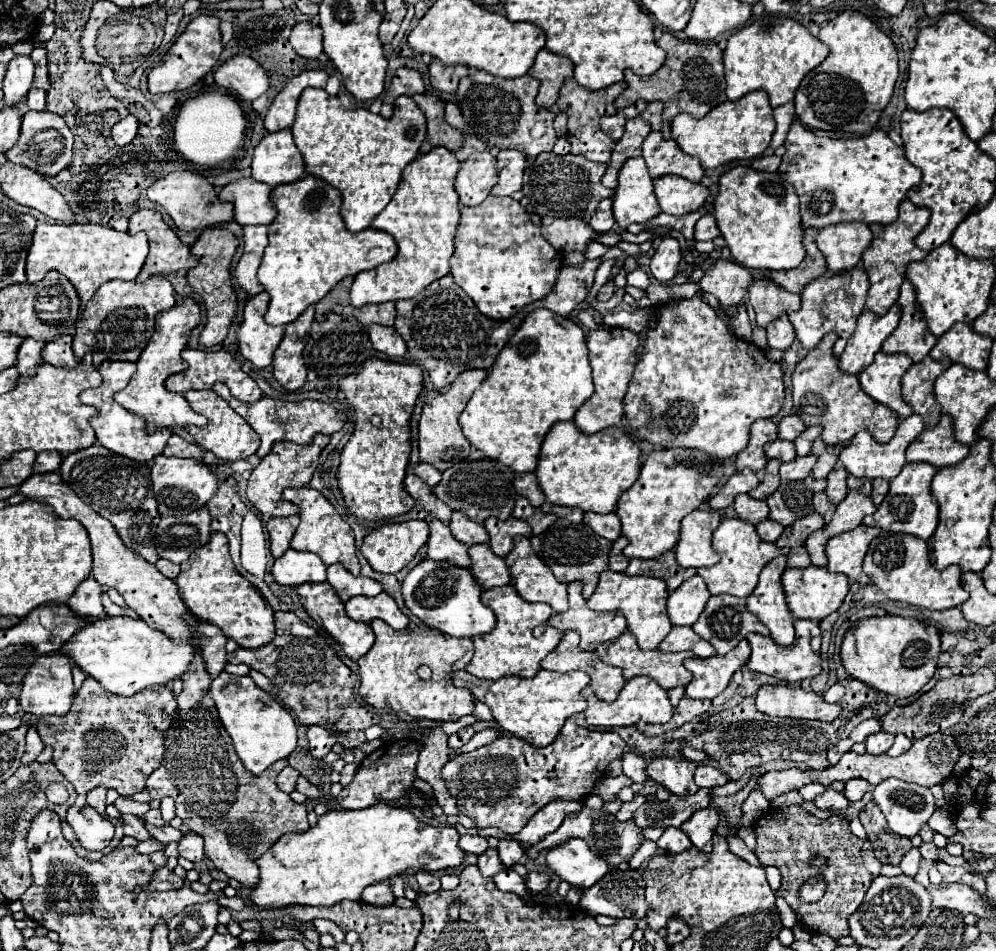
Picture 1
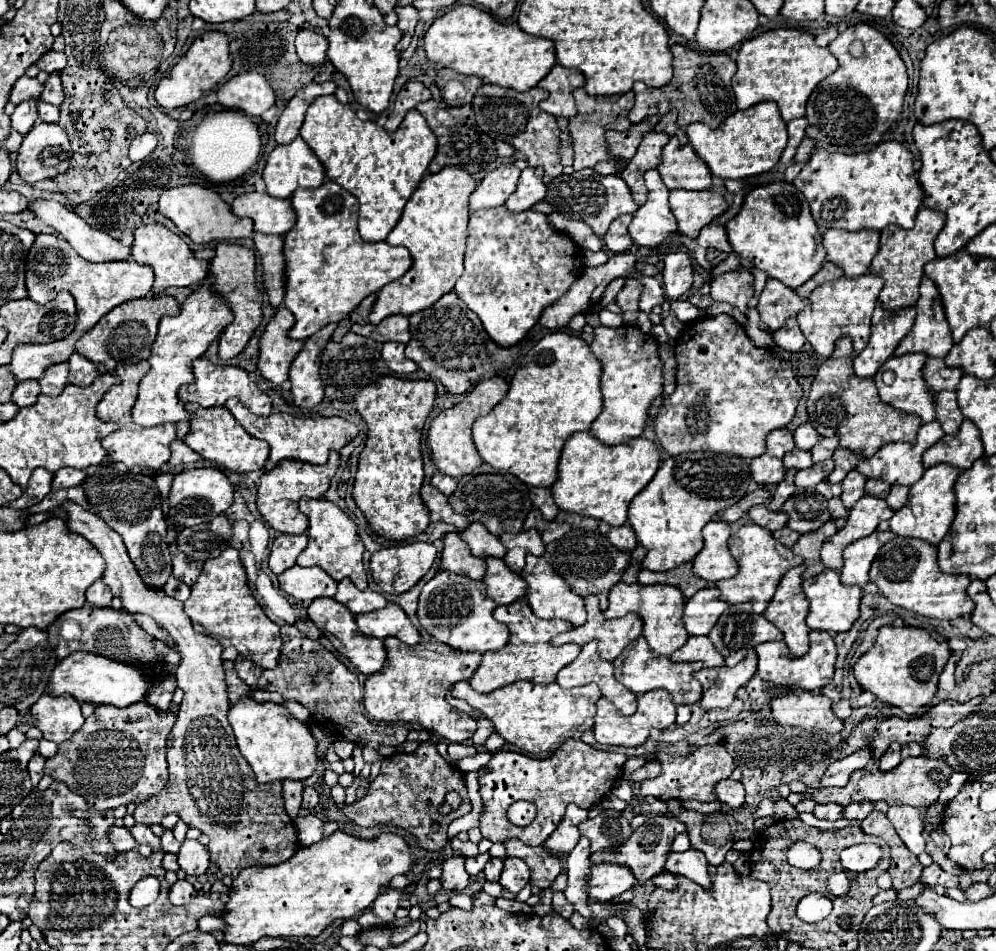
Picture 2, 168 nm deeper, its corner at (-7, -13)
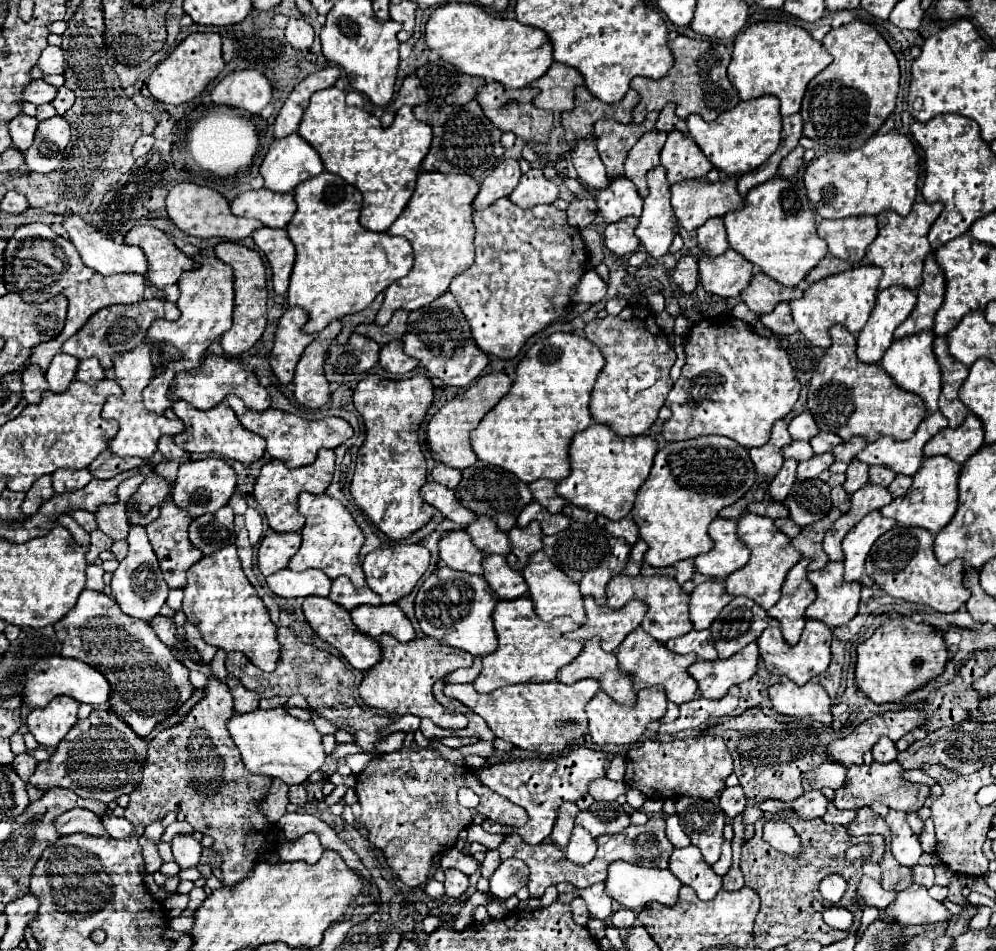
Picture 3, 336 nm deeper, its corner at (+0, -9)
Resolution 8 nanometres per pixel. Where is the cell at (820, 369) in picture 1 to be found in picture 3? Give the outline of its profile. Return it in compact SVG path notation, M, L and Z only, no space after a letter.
M831 327L831 347L819 361L807 393L807 409L813 413L821 431L831 431L843 441L861 435L867 441L875 441L883 435L891 435L899 441L911 439L919 423L927 417L923 399L915 393L903 391L889 379L889 375L875 363L861 363L857 359L857 339L843 327Z

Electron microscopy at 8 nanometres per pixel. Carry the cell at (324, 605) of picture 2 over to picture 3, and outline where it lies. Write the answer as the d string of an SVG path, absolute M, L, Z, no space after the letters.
M307 597L305 603L303 603L303 613L305 613L305 619L309 621L311 629L323 641L333 645L349 661L351 667L355 667L359 671L367 671L367 669L371 669L373 665L377 665L381 661L381 645L373 637L363 635L353 625L349 611L343 611L343 607L339 607L337 603L331 603L331 599L327 599L327 597Z

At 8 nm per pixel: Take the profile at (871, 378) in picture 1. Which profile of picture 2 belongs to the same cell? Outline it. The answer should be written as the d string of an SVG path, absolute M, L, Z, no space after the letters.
M926 355L890 357L874 375L874 381L876 381L876 389L878 389L882 403L886 403L898 411L916 415L922 419L922 423L930 423L930 421L934 421L934 399L930 397L930 391L920 375L924 363L926 363Z

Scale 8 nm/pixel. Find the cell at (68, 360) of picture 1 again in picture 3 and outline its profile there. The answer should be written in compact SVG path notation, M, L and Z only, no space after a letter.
M83 359L77 371L77 379L87 383L87 385L97 385L99 381L103 381L107 377L105 369L101 367L99 359Z

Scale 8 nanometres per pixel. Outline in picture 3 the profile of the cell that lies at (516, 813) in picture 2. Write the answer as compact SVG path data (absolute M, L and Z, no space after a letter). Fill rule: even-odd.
M401 747L399 753L385 755L387 761L381 761L379 757L371 759L357 775L355 783L355 793L363 809L359 823L369 829L369 841L383 851L387 865L407 887L419 887L425 883L429 879L427 875L433 855L451 849L457 843L459 831L471 825L475 809L465 809L459 805L457 791L461 787L469 787L481 797L479 809L491 821L509 827L522 827L528 821L528 815L522 807L495 795L475 777L473 769L455 769L457 765L447 765L447 761L437 761L437 769L417 769L417 761L409 761L409 753L413 751L415 747ZM395 755L399 755L397 761ZM443 763L445 767L441 767ZM383 765L397 773L383 773Z

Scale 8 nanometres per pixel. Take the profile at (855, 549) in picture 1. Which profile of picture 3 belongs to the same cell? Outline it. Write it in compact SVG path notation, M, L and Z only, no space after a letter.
M871 511L871 515L865 515L843 539L843 551L845 551L845 579L847 581L859 581L865 575L865 559L869 555L871 545L887 533L895 525L895 519L883 517L879 511Z

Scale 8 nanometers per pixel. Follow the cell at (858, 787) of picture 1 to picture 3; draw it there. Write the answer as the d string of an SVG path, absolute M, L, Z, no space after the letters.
M833 803L827 805L827 813L823 815L823 821L831 825L849 825L853 819L855 819L855 811L841 811Z

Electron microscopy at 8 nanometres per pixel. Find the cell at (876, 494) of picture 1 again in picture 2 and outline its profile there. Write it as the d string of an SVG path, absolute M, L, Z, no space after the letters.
M894 485L886 497L886 503L890 503L890 507L894 511L898 511L900 507L906 505L906 499L908 499L908 487L902 487L902 485Z

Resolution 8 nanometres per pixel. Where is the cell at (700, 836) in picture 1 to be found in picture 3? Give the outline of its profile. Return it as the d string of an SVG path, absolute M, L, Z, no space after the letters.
M677 797L675 807L683 831L689 835L691 843L701 849L705 861L713 865L721 855L725 825L723 811L713 801L697 797Z

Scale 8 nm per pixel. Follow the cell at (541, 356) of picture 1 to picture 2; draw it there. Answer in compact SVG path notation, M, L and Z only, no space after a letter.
M554 331L544 335L522 359L516 369L510 389L504 399L488 413L476 419L472 427L472 439L480 457L494 469L510 471L526 485L550 487L558 477L558 457L564 441L576 431L588 431L592 421L602 409L600 393L600 363L590 351L588 343L576 335Z

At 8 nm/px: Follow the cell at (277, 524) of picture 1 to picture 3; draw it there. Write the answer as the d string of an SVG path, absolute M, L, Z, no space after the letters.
M271 533L259 545L259 569L265 577L287 567L301 545L301 533Z

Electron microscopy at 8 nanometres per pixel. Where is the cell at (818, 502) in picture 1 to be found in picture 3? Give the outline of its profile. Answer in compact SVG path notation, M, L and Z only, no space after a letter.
M833 487L833 491L831 491L831 501L833 501L833 507L839 507L841 513L847 513L849 503L851 503L851 497L845 493L843 487Z

